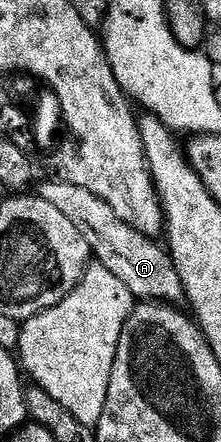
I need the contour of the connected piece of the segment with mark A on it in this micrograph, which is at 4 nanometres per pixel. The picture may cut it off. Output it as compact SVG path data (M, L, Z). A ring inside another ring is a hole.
M57 178L51 180L51 184L40 189L42 199L52 202L52 206L56 206L56 210L60 210L60 214L64 214L64 218L68 218L68 222L72 222L80 234L84 234L84 242L88 242L93 259L112 270L112 274L116 274L116 278L128 286L135 298L142 302L165 302L171 306L177 305L178 299L183 299L180 274L174 260L157 239L140 234L140 230L128 226L128 222L124 222L124 218L120 218L116 210L108 206L108 202L96 198L96 194L83 190L81 186L64 184Z

